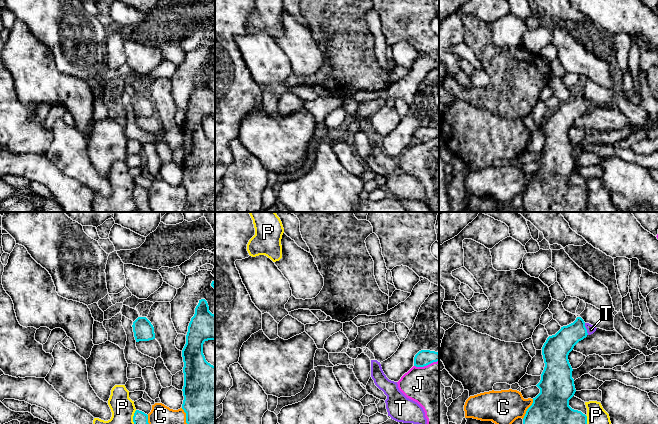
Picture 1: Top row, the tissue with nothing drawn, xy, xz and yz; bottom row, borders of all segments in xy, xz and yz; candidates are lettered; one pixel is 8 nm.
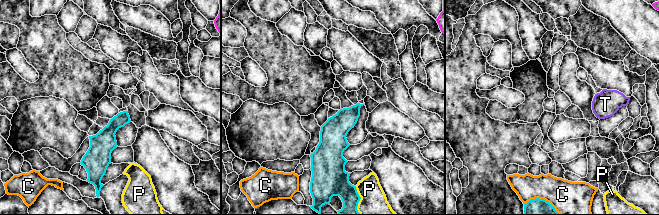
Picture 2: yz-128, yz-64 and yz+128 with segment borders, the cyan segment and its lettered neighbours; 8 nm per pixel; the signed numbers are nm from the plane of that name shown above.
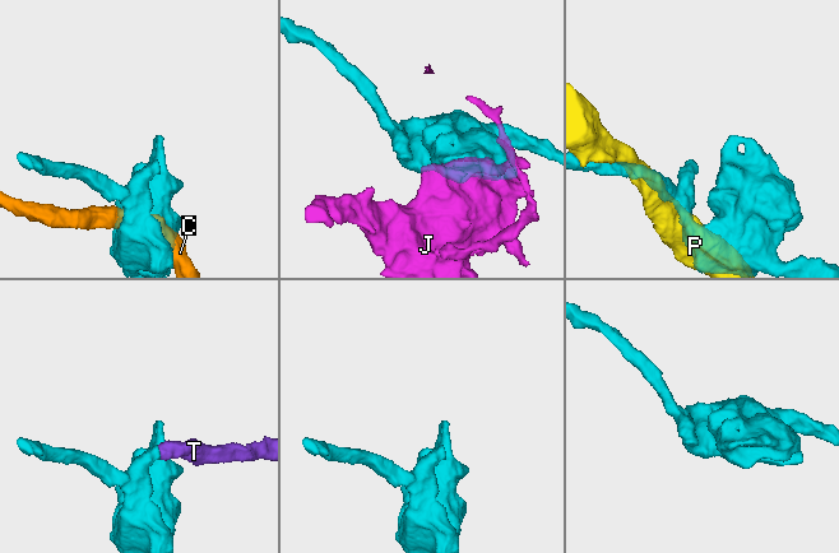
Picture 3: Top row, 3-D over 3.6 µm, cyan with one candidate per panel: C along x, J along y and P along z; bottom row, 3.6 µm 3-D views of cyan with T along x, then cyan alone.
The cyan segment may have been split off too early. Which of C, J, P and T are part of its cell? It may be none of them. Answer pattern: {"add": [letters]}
{"add": ["T"]}

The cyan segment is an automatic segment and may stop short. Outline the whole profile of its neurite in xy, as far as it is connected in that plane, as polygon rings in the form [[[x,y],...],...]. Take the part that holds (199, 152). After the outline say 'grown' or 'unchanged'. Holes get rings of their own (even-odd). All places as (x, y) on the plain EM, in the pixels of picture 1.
[[[201,75],[189,99],[186,120],[182,126],[184,138],[182,185],[186,189],[187,199],[184,212],[215,212],[215,142],[208,139],[203,130],[203,120],[208,116],[215,116],[215,91],[209,87],[207,77]]]; unchanged

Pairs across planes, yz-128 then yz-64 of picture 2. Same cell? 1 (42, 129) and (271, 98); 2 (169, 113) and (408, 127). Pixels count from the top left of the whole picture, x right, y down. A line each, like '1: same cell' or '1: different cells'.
1: different cells
2: same cell

